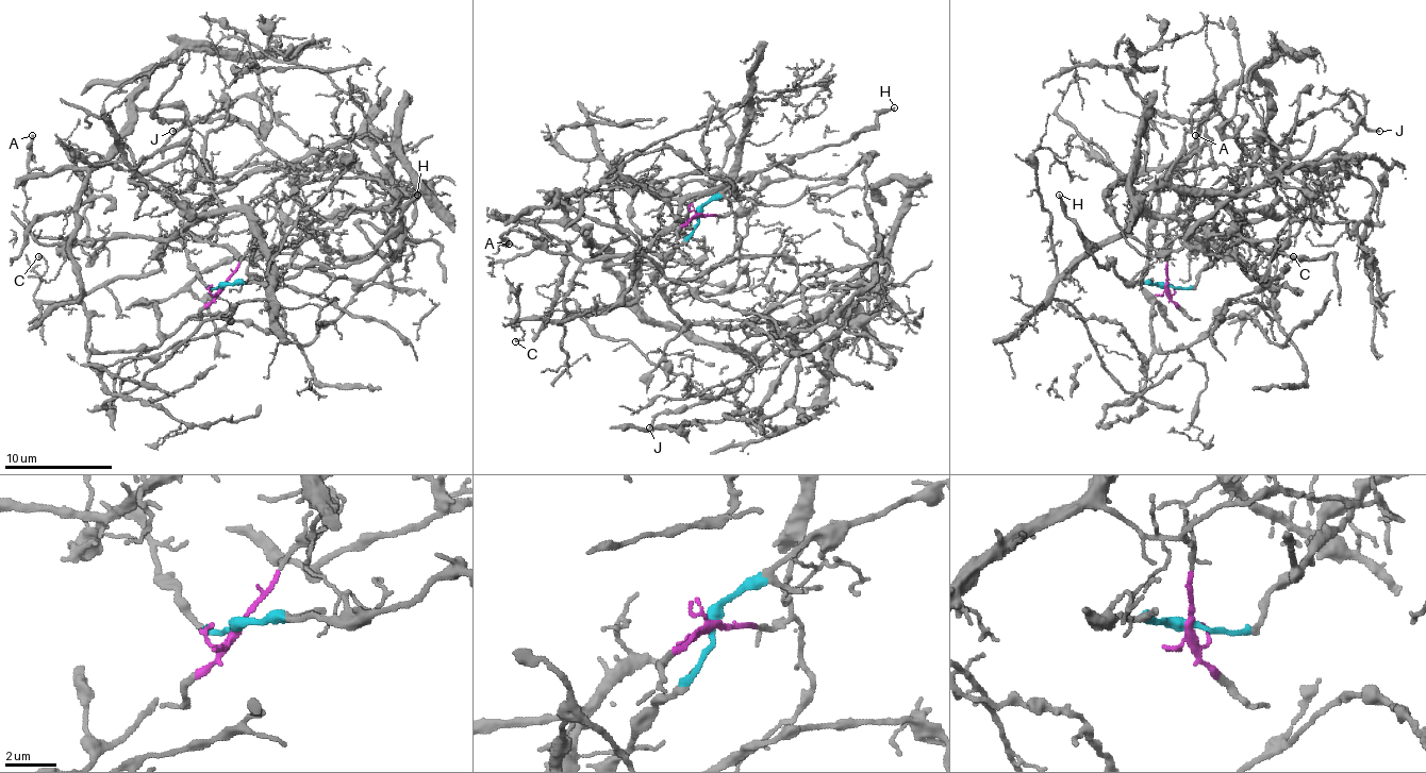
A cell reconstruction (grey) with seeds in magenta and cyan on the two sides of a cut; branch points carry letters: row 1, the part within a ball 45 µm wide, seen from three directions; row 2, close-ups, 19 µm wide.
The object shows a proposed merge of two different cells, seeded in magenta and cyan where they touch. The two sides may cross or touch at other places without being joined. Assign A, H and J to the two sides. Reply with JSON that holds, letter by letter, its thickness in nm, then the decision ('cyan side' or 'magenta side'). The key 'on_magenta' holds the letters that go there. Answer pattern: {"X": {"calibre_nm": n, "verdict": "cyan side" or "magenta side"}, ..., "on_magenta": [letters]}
{"A": {"calibre_nm": 200, "verdict": "magenta side"}, "H": {"calibre_nm": 190, "verdict": "cyan side"}, "J": {"calibre_nm": 160, "verdict": "cyan side"}, "on_magenta": ["A"]}

